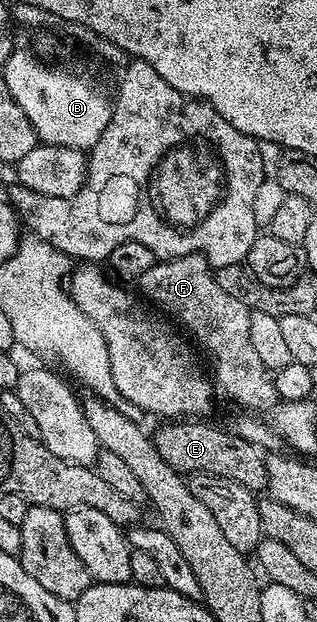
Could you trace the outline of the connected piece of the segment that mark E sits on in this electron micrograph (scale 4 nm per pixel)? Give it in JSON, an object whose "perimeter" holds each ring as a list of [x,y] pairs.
{"perimeter":[[[174,420],[162,424],[152,437],[156,444],[156,452],[160,452],[163,460],[171,468],[183,476],[191,474],[215,474],[224,480],[236,480],[244,488],[255,492],[267,489],[270,477],[266,467],[264,452],[256,444],[248,444],[240,435],[229,429],[220,430],[216,426],[208,426],[204,420]]]}

